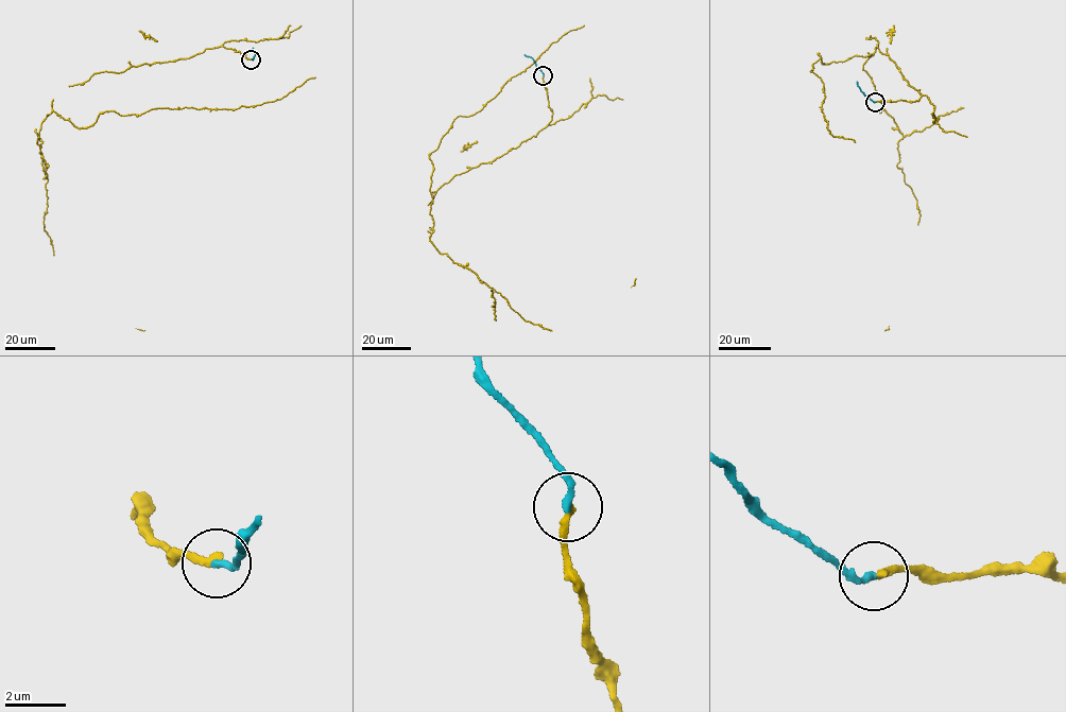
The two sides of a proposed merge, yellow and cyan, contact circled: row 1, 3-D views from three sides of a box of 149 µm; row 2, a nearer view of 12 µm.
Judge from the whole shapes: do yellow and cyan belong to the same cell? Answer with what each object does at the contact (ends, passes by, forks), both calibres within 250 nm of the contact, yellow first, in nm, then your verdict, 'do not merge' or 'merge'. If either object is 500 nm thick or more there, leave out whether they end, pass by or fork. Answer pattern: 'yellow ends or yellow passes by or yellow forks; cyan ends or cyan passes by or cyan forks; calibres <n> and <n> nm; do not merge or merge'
yellow ends; cyan ends; calibres 240 and 220 nm; merge

